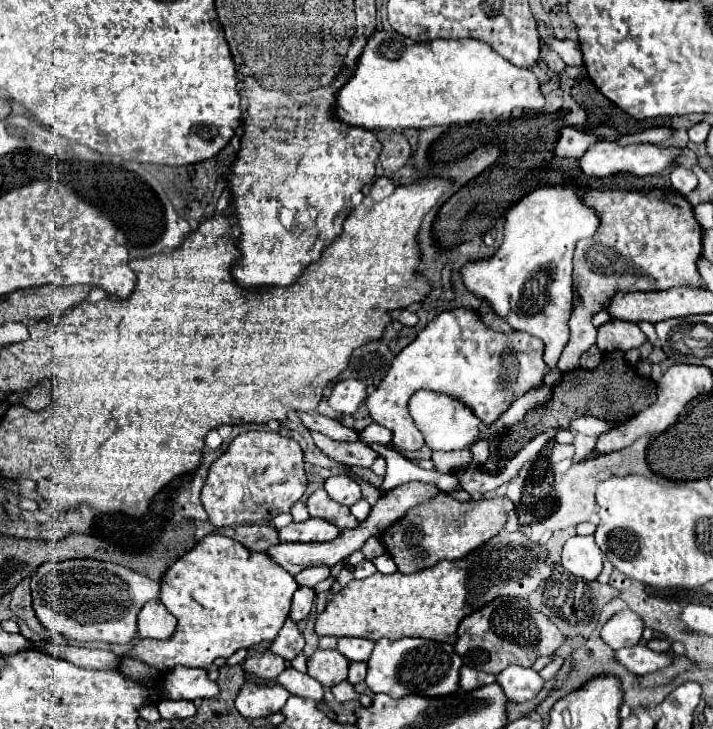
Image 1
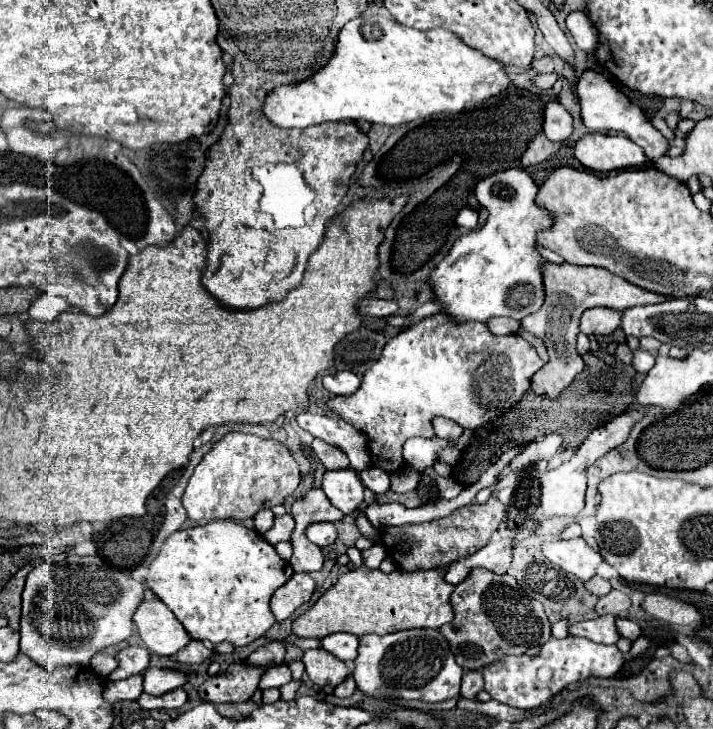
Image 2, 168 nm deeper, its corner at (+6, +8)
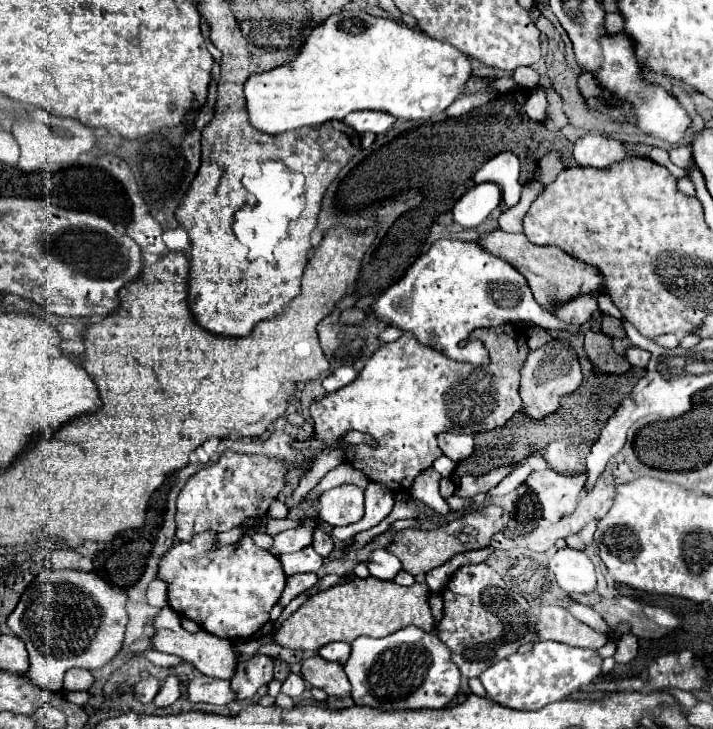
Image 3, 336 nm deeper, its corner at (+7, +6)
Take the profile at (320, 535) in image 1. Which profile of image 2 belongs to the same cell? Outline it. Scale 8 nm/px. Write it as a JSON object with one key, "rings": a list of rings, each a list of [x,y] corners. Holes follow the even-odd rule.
{"rings":[[[313,523],[307,527],[307,539],[319,547],[325,547],[337,539],[337,529],[333,523]]]}

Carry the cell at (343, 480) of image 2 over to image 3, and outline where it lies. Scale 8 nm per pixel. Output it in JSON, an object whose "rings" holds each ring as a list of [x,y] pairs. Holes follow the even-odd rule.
{"rings":[[[340,485],[320,495],[318,515],[328,525],[350,525],[364,515],[364,491],[354,485]]]}

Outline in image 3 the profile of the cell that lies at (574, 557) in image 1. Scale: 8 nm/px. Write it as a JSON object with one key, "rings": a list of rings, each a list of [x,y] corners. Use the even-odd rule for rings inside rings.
{"rings":[[[564,547],[550,559],[548,569],[566,593],[592,593],[596,589],[596,571],[584,551]]]}

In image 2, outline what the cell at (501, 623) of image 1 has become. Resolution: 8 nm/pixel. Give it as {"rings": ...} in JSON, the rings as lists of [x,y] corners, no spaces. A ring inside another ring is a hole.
{"rings":[[[473,569],[451,593],[451,607],[455,619],[439,631],[449,641],[457,665],[463,669],[483,669],[503,655],[523,655],[529,647],[545,645],[551,639],[551,625],[541,601],[529,597],[511,575]]]}

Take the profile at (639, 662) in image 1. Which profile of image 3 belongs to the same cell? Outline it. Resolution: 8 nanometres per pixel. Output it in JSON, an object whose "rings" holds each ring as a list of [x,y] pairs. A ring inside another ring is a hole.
{"rings":[[[540,641],[534,643],[534,647],[524,655],[514,653],[494,663],[480,675],[480,681],[492,701],[510,709],[538,711],[548,703],[566,699],[580,687],[592,683],[600,675],[600,665],[602,657],[598,651],[570,647],[556,641]]]}

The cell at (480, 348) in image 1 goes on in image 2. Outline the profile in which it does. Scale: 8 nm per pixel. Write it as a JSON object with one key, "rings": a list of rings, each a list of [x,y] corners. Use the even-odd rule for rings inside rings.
{"rings":[[[441,313],[421,319],[419,323],[407,327],[397,337],[393,337],[379,361],[363,375],[361,387],[347,397],[333,397],[327,401],[329,409],[333,409],[347,423],[361,429],[369,439],[371,463],[375,467],[385,469],[387,473],[401,471],[403,457],[401,447],[409,437],[433,437],[431,419],[435,415],[449,417],[457,421],[465,429],[485,427],[491,419],[501,415],[505,409],[513,407],[523,393],[531,385],[531,377],[543,367],[541,357],[535,347],[527,343],[523,337],[511,335],[493,335],[489,333],[485,323],[467,321],[467,325],[451,325],[447,317]]]}

